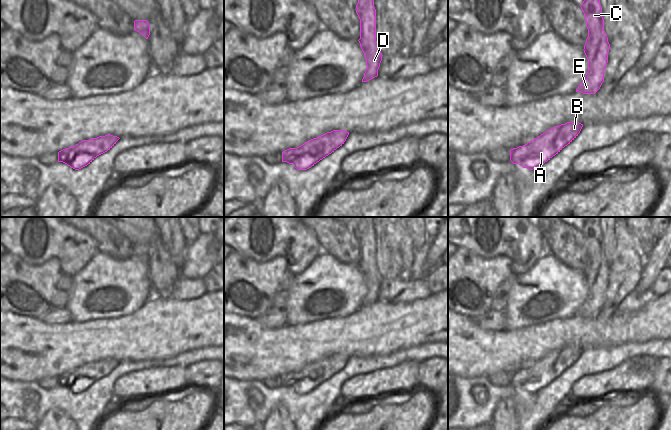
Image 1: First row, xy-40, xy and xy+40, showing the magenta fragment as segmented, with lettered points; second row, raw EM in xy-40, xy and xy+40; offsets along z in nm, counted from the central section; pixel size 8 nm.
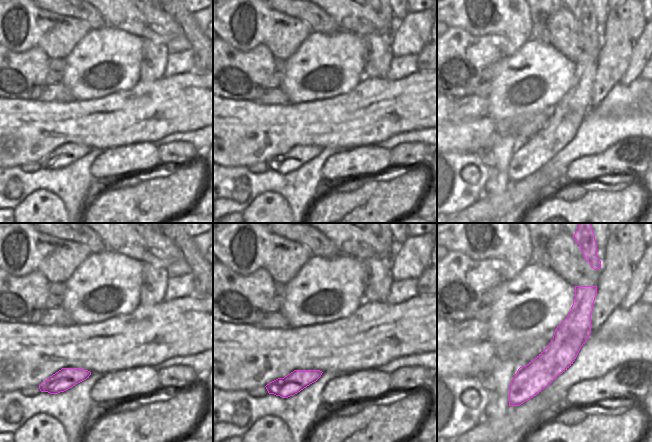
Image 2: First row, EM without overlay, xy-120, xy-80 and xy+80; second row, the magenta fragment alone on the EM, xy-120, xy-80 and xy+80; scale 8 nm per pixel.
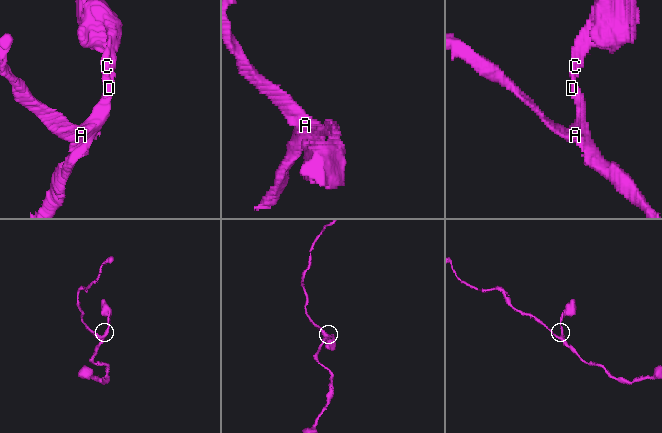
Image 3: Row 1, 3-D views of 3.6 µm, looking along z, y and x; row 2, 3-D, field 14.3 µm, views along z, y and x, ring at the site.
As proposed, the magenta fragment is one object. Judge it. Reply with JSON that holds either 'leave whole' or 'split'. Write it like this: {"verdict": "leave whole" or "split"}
{"verdict": "leave whole"}

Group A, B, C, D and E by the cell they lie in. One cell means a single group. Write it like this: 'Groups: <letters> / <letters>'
Groups: A B C D E.

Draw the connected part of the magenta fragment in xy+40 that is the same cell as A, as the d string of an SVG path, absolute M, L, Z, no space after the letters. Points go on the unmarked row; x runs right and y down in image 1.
M567 346L555 350L523 370L510 374L510 385L533 394L570 368L580 357L583 348Z

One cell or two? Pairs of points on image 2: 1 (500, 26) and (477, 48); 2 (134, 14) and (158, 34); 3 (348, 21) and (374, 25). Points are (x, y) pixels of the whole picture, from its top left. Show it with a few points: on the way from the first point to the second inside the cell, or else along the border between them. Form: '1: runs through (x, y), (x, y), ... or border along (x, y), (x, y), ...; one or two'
1: border along (468, 33), (495, 34), (500, 39), (502, 54); two
2: runs through (141, 17), (154, 27); one
3: runs through (354, 21), (368, 22); one

